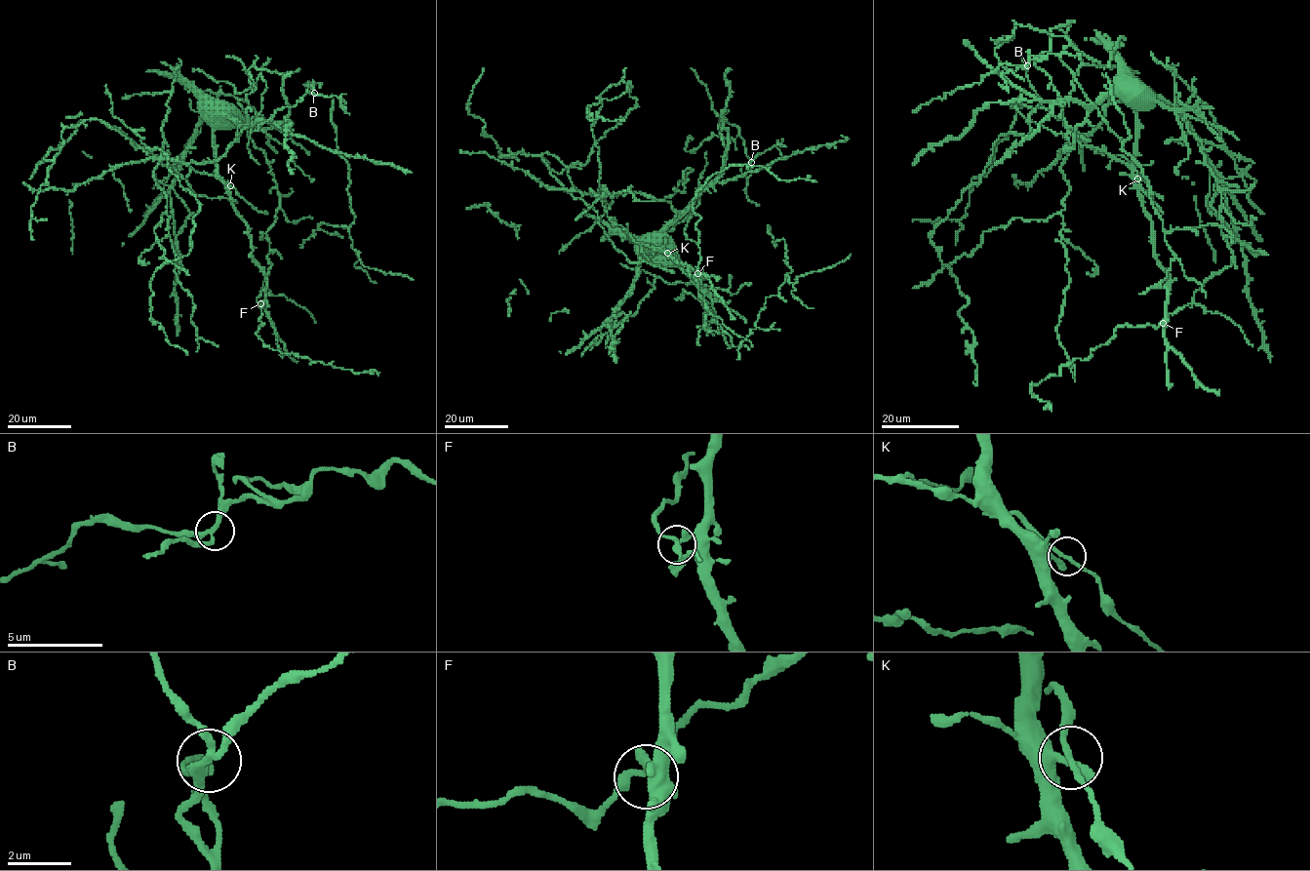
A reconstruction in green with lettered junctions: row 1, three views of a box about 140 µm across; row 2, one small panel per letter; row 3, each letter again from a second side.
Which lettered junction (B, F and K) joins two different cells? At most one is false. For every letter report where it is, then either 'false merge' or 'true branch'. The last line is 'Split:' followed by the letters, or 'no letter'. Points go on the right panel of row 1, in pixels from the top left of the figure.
B: at (1027, 65); true branch
F: at (1163, 323); true branch
K: at (1137, 178); true branch
Split: no letter

